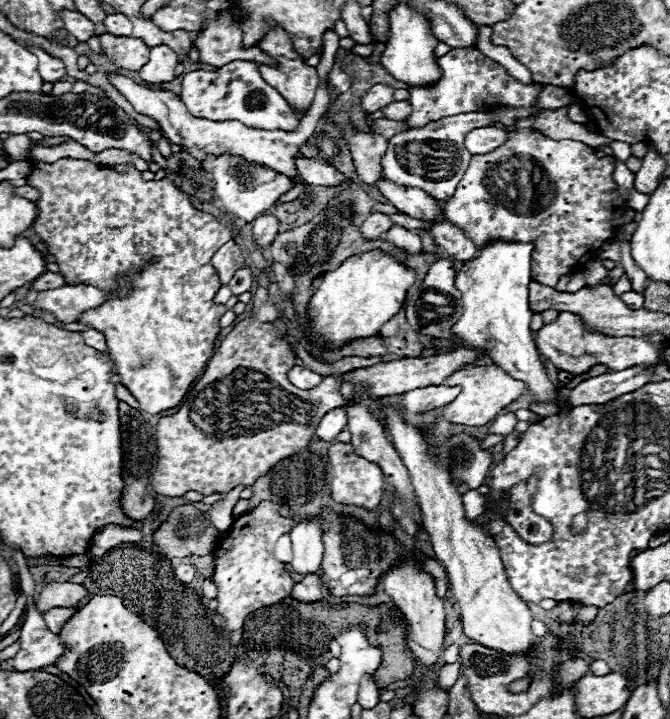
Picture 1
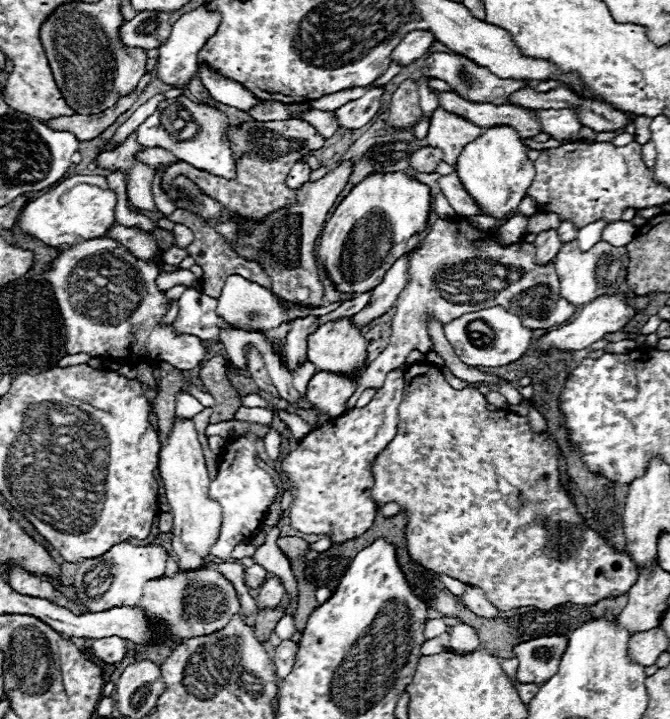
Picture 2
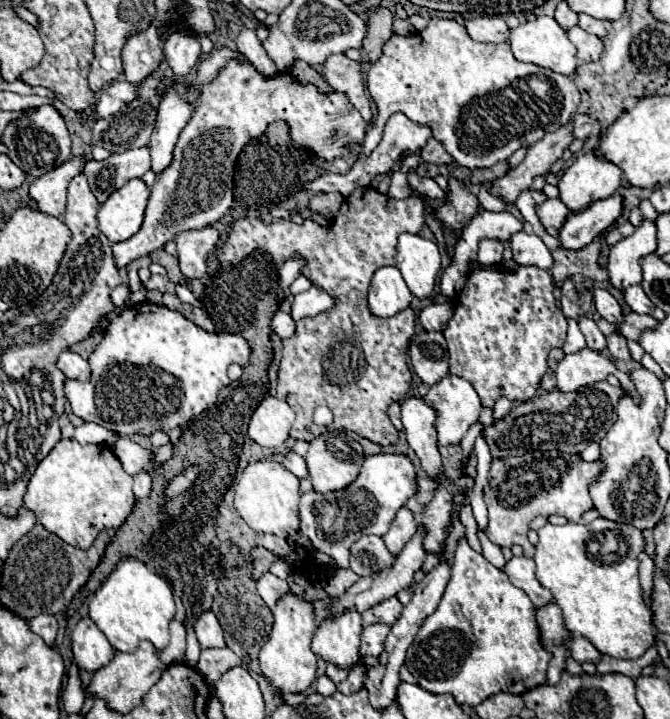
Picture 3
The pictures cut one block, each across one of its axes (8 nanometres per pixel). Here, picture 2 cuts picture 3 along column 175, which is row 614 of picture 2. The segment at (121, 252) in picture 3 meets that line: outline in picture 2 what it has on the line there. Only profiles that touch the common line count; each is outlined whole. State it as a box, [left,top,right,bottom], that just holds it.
[138,570,240,640]

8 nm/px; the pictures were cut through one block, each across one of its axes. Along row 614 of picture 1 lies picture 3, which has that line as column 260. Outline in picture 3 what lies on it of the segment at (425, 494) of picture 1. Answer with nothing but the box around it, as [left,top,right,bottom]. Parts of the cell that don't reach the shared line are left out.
[234,460,300,538]

